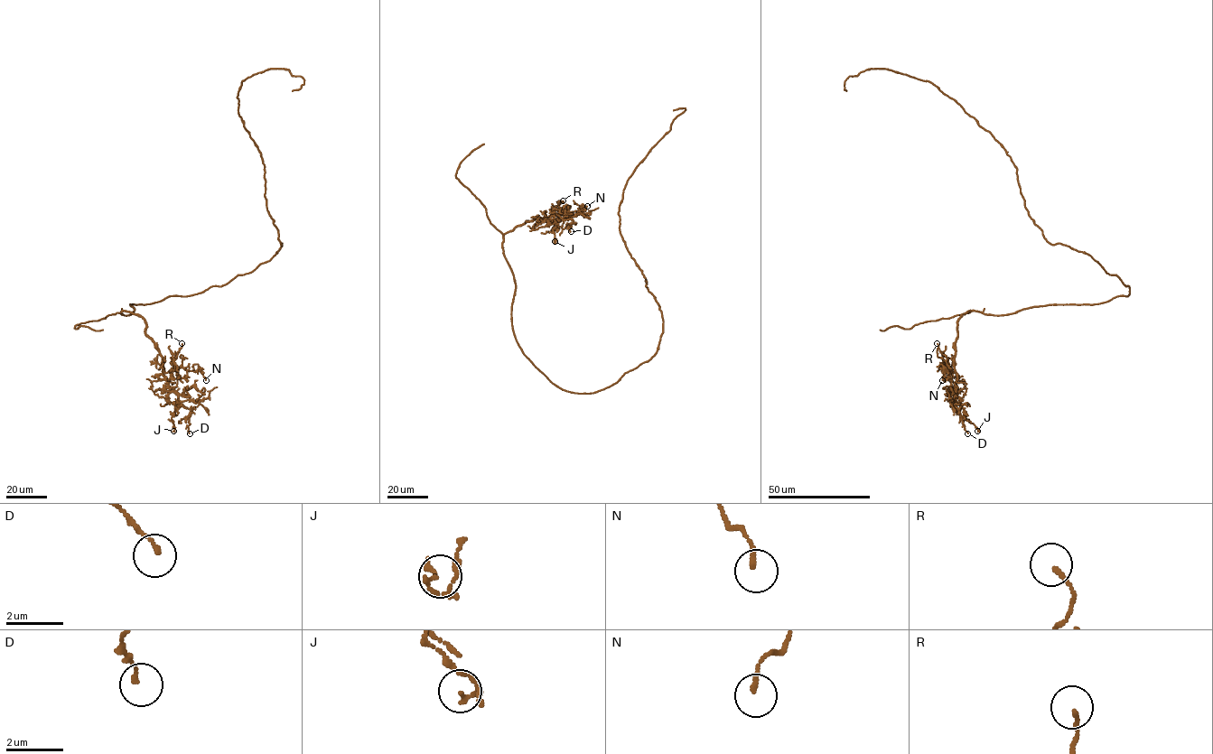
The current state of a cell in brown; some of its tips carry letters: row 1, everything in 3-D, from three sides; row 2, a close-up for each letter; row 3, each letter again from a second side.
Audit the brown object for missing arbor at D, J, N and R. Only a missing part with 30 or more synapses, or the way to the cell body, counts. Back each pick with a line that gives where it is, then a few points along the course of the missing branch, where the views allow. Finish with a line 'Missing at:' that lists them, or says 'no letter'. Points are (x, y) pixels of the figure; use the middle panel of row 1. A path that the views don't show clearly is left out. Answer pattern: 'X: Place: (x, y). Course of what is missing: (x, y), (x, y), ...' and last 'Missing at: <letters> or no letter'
Missing at: no letter

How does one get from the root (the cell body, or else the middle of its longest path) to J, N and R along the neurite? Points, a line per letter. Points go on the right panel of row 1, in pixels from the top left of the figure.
J: (1106, 272), (1129, 286), (1127, 296), (1002, 315), (969, 311), (958, 319), (956, 400), (977, 431)
N: (1106, 272), (1129, 286), (1127, 296), (1002, 315), (964, 313), (954, 372), (945, 367), (942, 380)
R: (1106, 272), (1129, 286), (1127, 296), (1002, 315), (964, 313), (954, 372), (937, 356), (937, 343)

